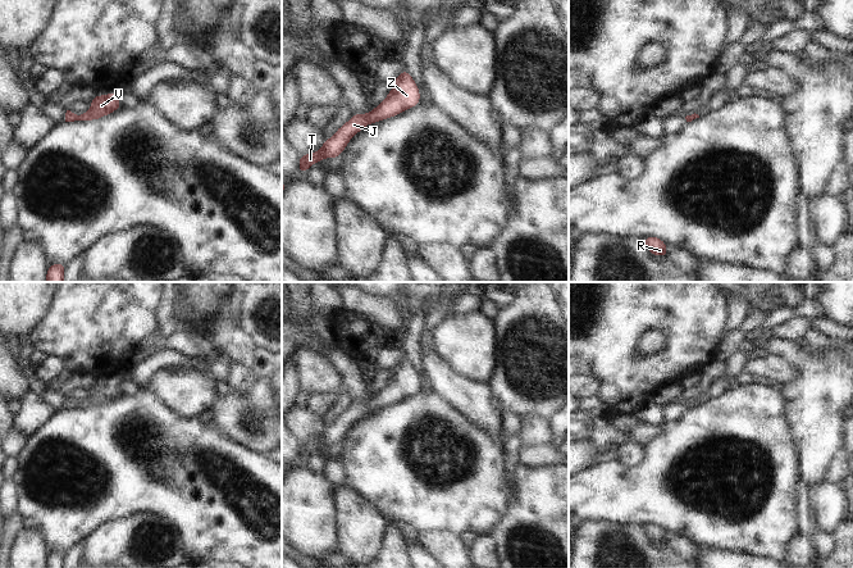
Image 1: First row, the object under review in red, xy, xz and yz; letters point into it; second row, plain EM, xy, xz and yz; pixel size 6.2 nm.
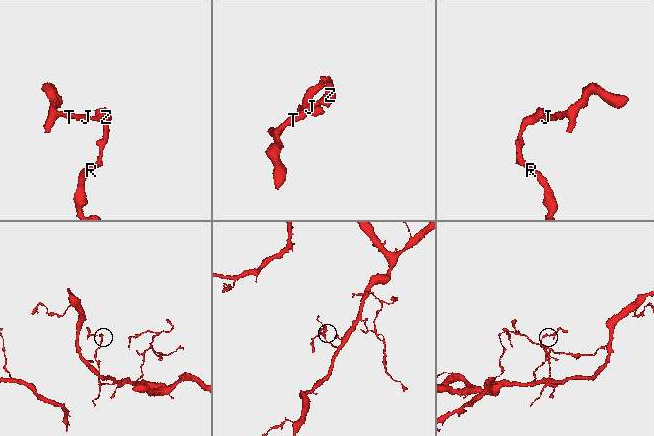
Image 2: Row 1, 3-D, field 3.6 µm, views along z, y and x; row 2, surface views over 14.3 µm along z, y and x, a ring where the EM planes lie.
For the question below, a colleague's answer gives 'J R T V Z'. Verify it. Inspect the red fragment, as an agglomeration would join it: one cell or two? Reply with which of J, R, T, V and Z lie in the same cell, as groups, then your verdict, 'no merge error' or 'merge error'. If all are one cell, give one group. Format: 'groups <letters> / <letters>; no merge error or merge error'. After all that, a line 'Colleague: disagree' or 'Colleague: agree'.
groups J R T V Z; no merge error
Colleague: agree

